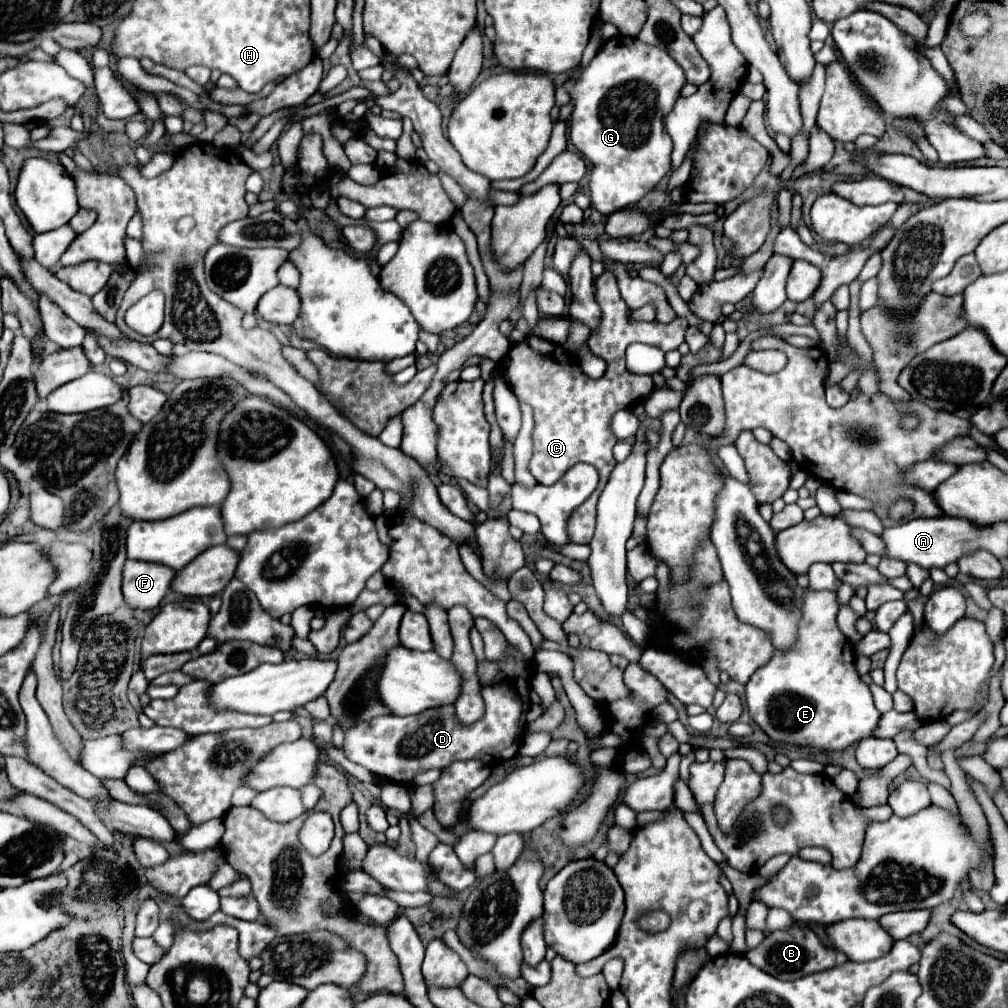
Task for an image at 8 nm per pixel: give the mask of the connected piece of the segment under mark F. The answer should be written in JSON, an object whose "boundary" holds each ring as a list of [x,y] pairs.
{"boundary":[[[129,560],[123,570],[123,596],[131,608],[157,608],[171,588],[175,570],[155,562]]]}

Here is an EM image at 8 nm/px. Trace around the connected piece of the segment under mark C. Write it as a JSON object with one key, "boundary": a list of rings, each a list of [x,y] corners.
{"boundary":[[[603,272],[595,280],[595,298],[603,306],[603,318],[599,330],[591,334],[587,344],[595,355],[607,360],[607,372],[603,378],[593,380],[585,376],[579,364],[569,358],[561,346],[541,338],[525,338],[523,342],[511,346],[507,358],[499,366],[503,380],[511,386],[511,390],[527,404],[535,404],[535,454],[529,468],[535,480],[539,484],[551,486],[577,462],[593,464],[599,470],[597,490],[569,518],[569,538],[575,544],[591,542],[597,500],[609,480],[613,466],[617,464],[611,452],[617,442],[609,426],[613,414],[621,408],[627,408],[635,400],[645,400],[655,388],[651,376],[633,374],[625,368],[625,348],[633,342],[641,342],[661,350],[677,350],[687,330],[687,322],[683,318],[675,318],[669,324],[631,320],[631,308],[621,298],[617,280],[611,272]]]}

